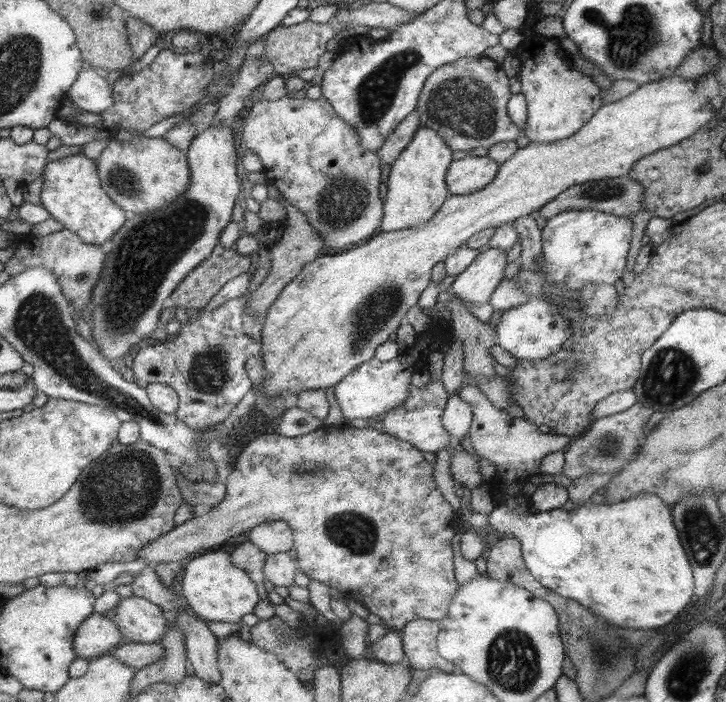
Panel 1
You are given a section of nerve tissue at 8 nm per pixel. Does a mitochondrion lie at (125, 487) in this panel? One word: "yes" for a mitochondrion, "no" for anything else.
yes

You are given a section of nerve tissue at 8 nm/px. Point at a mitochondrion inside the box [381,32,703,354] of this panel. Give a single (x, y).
(465, 106)

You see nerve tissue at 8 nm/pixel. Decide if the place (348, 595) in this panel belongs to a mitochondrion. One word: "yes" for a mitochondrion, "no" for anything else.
no

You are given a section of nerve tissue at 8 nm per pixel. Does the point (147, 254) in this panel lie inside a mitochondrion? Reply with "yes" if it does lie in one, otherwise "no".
yes

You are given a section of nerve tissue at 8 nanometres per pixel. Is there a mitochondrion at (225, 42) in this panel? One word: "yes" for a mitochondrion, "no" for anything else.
no

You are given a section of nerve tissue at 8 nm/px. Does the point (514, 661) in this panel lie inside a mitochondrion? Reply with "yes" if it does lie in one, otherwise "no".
yes

